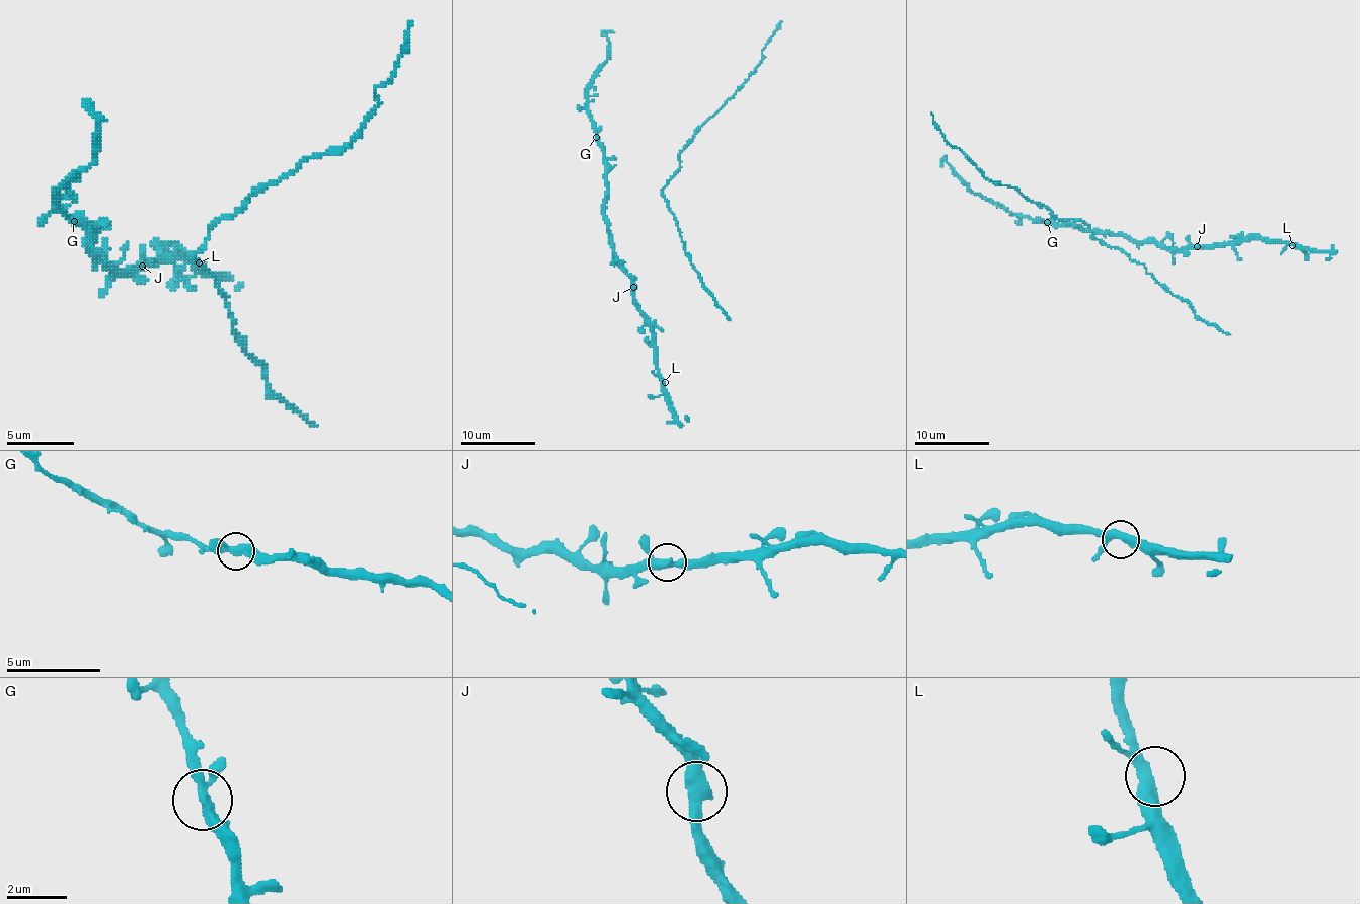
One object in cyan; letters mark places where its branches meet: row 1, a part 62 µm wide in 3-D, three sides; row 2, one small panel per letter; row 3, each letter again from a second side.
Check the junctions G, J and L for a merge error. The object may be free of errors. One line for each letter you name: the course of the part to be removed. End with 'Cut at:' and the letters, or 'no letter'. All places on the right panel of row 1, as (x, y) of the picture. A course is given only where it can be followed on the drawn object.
Cut at: no letter

